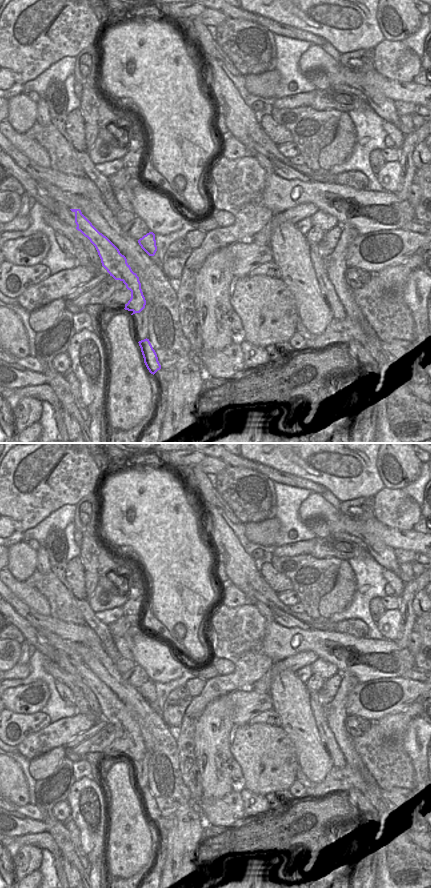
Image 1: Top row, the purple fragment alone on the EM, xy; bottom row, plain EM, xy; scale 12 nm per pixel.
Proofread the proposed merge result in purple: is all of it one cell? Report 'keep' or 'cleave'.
cleave

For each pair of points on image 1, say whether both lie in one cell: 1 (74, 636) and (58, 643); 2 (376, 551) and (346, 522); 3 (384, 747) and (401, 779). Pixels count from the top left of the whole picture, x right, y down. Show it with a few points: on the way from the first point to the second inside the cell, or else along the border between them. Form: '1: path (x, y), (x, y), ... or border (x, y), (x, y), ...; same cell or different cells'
1: border (43, 634), (56, 634), (63, 639), (75, 643); different cells
2: border (362, 538), (373, 534), (386, 544); different cells
3: path (384, 755), (386, 761), (396, 771); same cell

